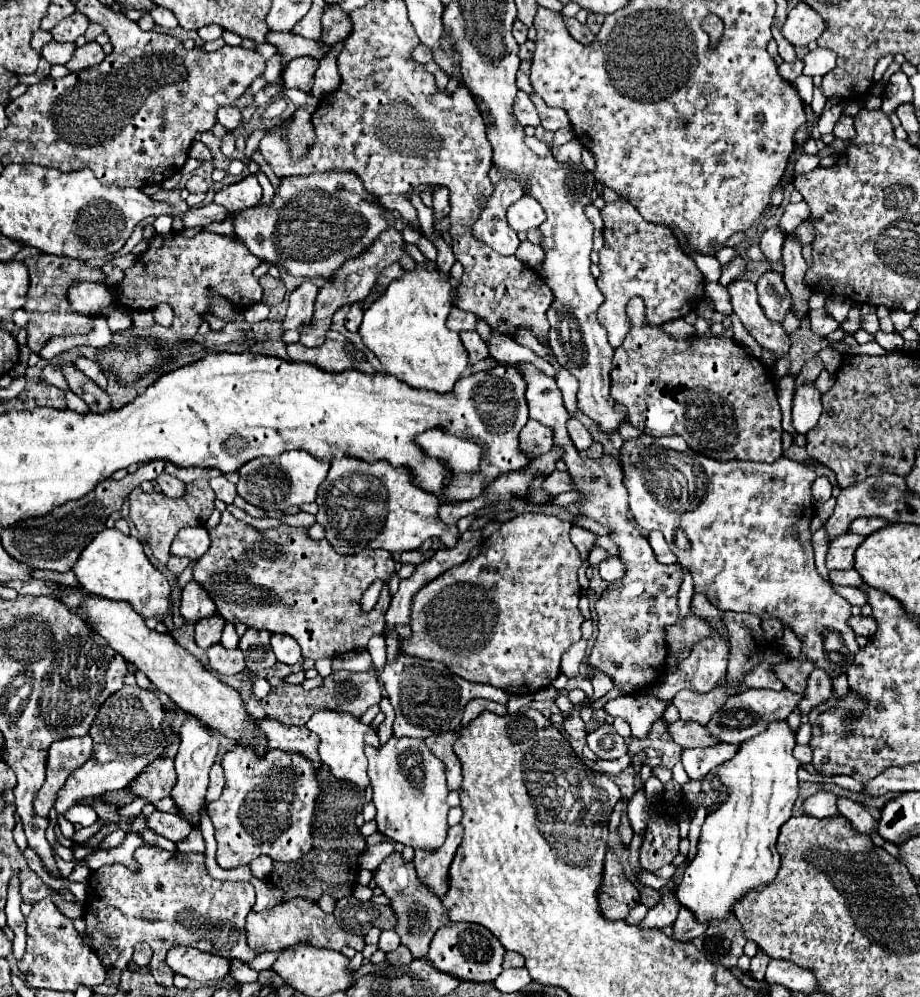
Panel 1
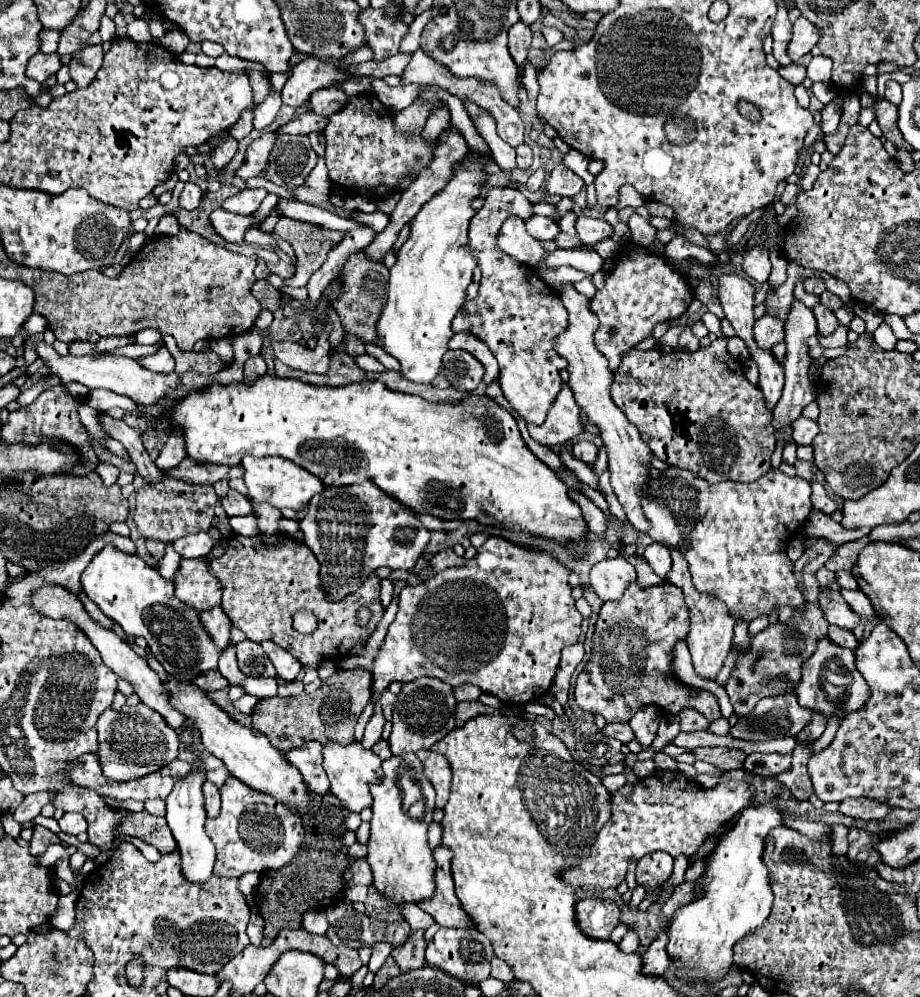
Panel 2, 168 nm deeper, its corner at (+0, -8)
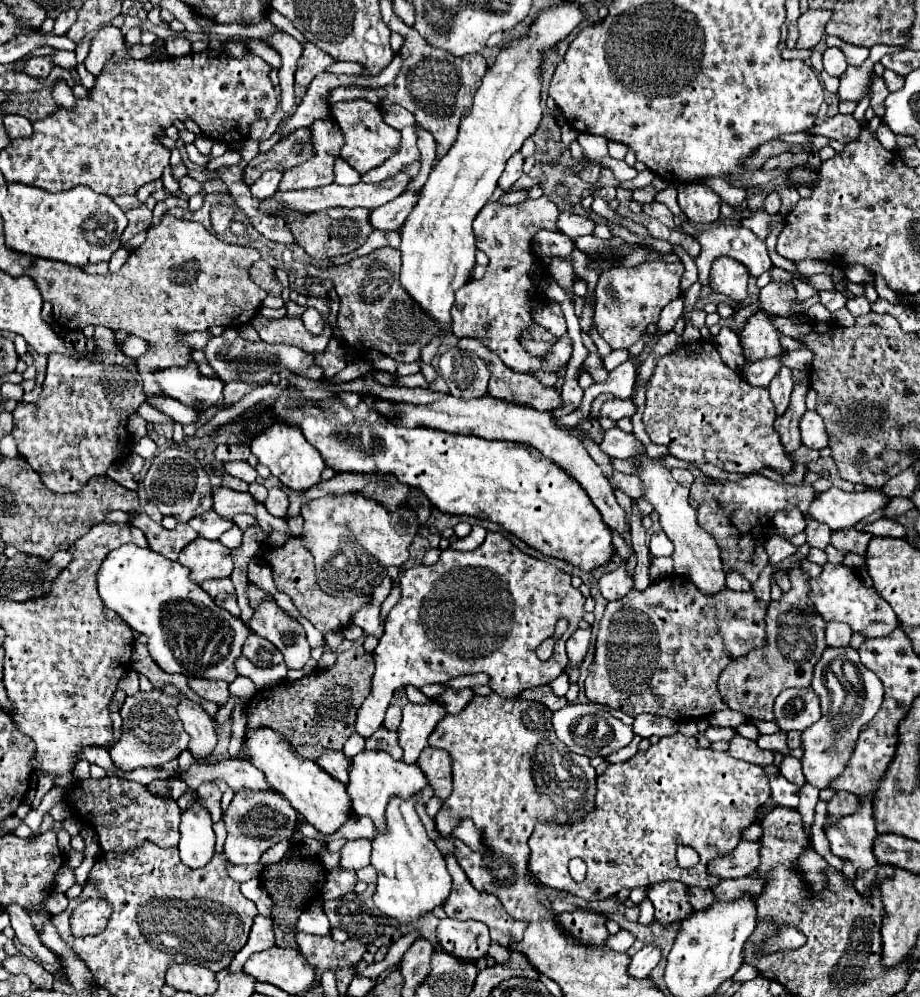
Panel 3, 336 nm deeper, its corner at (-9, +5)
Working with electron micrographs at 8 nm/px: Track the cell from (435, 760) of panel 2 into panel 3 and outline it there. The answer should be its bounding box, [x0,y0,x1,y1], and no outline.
[418,748,452,802]

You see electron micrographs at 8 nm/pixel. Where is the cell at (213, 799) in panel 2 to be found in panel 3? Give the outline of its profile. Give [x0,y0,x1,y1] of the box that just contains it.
[198,782,222,822]

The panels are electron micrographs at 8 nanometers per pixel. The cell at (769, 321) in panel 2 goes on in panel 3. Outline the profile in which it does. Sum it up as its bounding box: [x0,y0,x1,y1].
[740,312,782,362]

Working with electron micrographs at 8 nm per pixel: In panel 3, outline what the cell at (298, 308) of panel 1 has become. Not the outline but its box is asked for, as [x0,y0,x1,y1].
[370,192,418,232]

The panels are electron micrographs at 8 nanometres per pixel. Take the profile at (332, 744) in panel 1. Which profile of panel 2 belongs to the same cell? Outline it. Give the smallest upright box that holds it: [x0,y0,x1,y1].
[323,741,383,813]

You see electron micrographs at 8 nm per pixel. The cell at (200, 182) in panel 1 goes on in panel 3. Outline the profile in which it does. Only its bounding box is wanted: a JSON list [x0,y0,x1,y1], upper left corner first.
[178,176,202,196]

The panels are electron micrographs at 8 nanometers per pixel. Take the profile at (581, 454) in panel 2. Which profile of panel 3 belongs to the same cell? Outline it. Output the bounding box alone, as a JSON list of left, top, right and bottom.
[600,426,644,458]

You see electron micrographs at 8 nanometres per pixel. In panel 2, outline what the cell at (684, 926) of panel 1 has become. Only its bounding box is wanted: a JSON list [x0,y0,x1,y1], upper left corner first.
[643,931,671,975]

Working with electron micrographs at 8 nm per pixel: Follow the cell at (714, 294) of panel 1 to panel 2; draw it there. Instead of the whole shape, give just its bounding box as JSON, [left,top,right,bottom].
[611,335,777,483]

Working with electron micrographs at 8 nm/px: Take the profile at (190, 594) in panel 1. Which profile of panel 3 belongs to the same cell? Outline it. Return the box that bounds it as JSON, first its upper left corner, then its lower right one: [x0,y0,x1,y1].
[178,538,232,584]

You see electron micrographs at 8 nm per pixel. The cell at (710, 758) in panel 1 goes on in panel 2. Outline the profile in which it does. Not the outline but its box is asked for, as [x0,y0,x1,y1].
[743,753,791,777]

